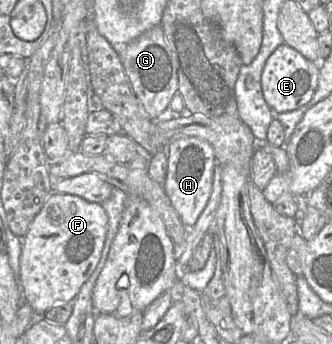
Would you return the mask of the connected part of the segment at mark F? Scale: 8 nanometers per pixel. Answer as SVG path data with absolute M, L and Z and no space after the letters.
M51 193L22 238L18 280L23 299L31 306L35 314L43 315L55 305L65 304L76 299L81 287L98 265L107 232L108 215L100 203L89 202L72 194Z

